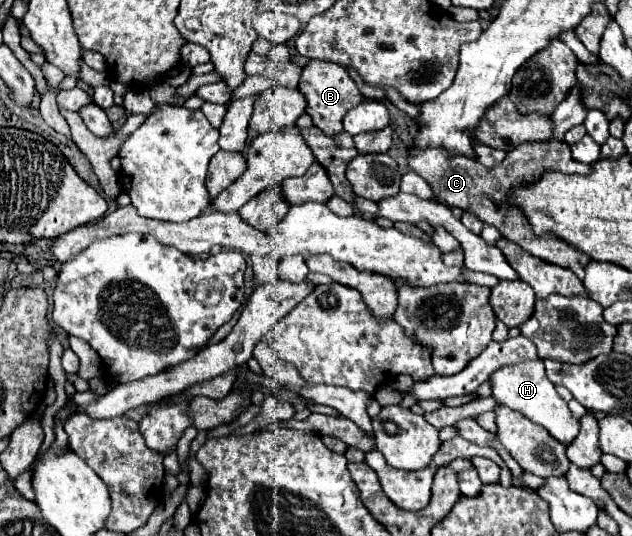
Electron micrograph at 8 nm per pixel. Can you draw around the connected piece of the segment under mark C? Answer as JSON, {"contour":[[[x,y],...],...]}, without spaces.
{"contour":[[[553,140],[533,142],[533,144],[527,142],[527,144],[511,150],[507,154],[507,158],[503,160],[503,164],[499,164],[495,168],[485,168],[483,164],[479,164],[475,160],[469,160],[469,158],[463,158],[463,156],[447,160],[445,152],[437,150],[437,148],[415,150],[413,154],[415,154],[415,158],[409,162],[411,170],[415,170],[419,176],[423,176],[431,184],[431,188],[435,190],[439,202],[443,202],[447,206],[459,206],[465,212],[477,214],[477,218],[481,218],[485,224],[493,224],[507,240],[513,240],[523,250],[531,252],[533,256],[539,256],[545,262],[569,268],[569,270],[573,270],[579,276],[579,280],[583,280],[585,266],[591,260],[587,254],[579,252],[577,248],[569,246],[567,242],[559,240],[557,236],[553,238],[553,234],[535,236],[533,230],[531,230],[531,226],[525,222],[525,218],[523,218],[523,214],[519,210],[515,210],[515,208],[513,210],[509,210],[509,208],[501,210],[501,208],[495,206],[495,204],[503,204],[505,202],[507,192],[509,192],[509,188],[515,182],[527,182],[531,178],[537,178],[547,168],[561,170],[565,174],[573,174],[573,172],[577,172],[577,174],[589,174],[591,172],[589,166],[585,166],[581,162],[575,162],[571,158],[569,144],[565,144],[565,142],[553,142]]]}

